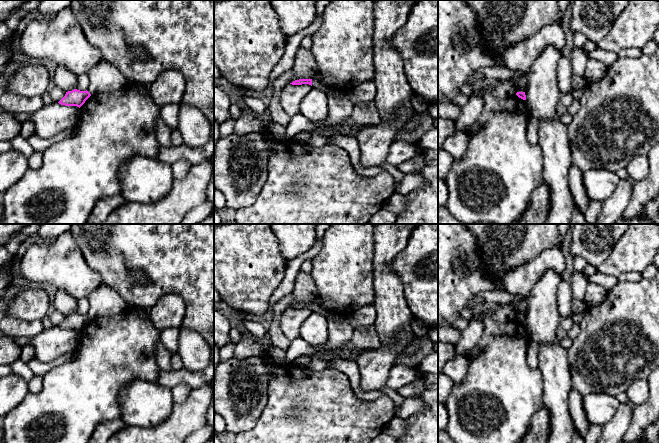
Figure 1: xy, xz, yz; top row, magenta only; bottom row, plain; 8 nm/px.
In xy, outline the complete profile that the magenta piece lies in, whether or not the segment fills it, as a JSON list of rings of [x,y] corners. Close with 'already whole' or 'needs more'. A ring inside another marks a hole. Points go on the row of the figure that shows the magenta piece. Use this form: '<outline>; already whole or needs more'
[[[74,89],[66,92],[65,96],[58,103],[65,106],[77,106],[80,108],[90,96],[91,94],[87,90],[80,91]]]; already whole

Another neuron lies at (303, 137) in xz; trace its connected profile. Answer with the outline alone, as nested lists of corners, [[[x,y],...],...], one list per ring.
[[[300,132],[296,134],[292,139],[299,143],[310,144],[310,136],[311,134],[309,132]]]

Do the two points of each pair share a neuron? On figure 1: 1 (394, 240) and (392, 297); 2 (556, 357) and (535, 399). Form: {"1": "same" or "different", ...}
{"1": "same", "2": "different"}

